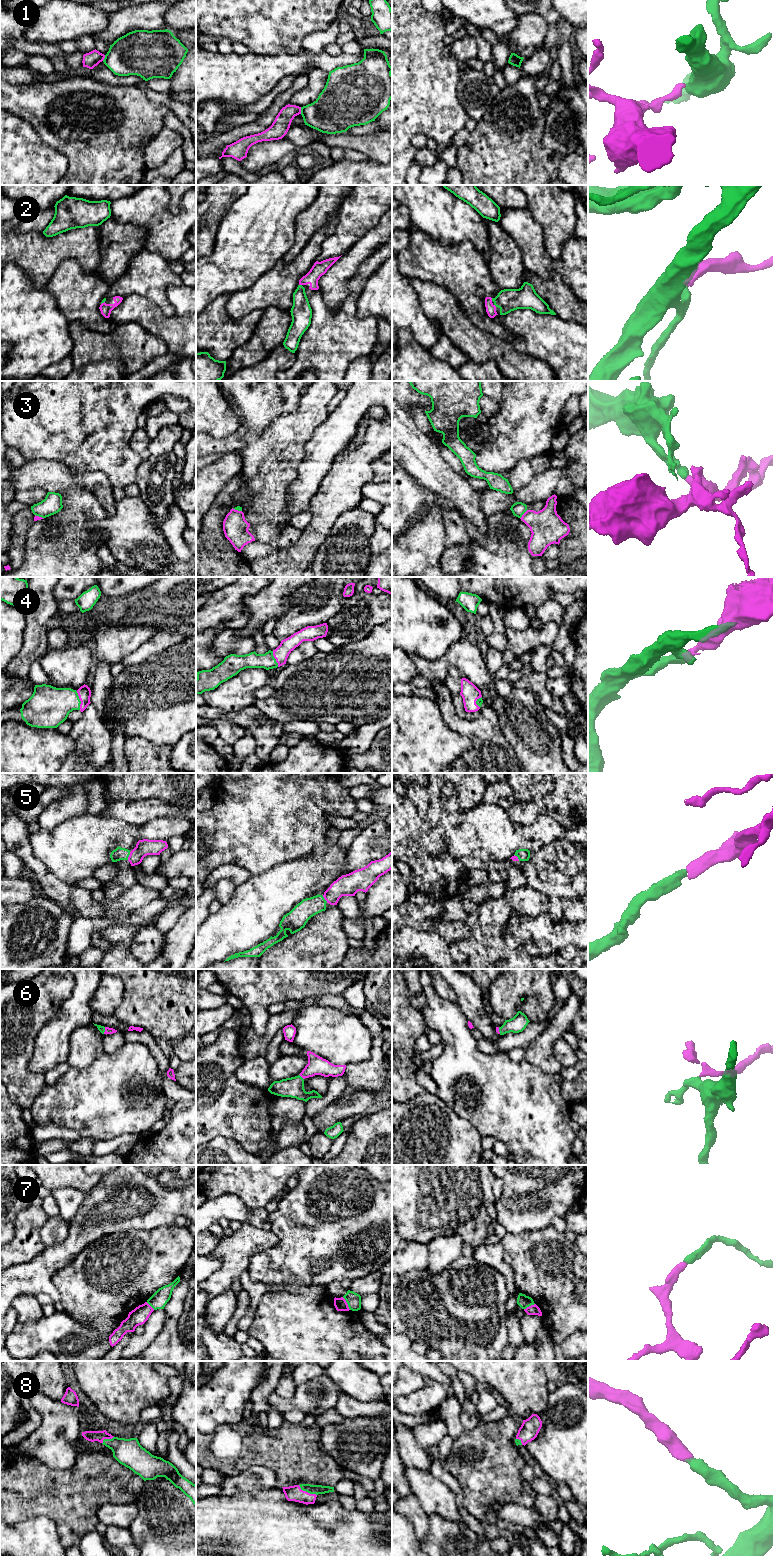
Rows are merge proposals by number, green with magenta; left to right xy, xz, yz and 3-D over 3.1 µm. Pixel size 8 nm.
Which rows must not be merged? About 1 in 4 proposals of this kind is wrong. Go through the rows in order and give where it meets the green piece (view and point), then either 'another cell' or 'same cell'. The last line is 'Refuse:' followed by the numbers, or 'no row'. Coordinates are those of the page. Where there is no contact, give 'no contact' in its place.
1: xz (301, 110) | another cell
2: xz (300, 285) | same cell
3: yz (523, 513) | another cell
4: xy (79, 700) | same cell
5: xy (128, 856) | same cell
6: xz (301, 1077) | same cell
7: xz (347, 1303) | another cell
8: xz (307, 1491) | same cell
Refuse: 1, 3, 7

